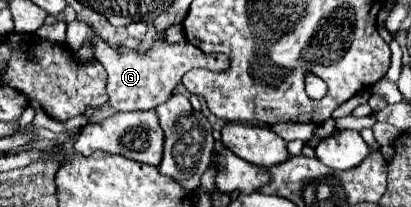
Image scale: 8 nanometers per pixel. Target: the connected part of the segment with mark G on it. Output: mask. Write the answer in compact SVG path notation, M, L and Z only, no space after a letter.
M71 21L67 27L67 43L77 51L81 43L93 41L95 43L95 57L103 63L109 79L107 79L107 95L109 101L107 105L113 107L115 111L147 111L155 109L159 103L167 101L179 83L179 79L195 67L207 67L207 69L217 69L215 67L215 55L207 55L198 47L195 47L188 41L181 41L175 44L159 43L153 49L145 53L129 51L121 55L119 51L112 49L108 43L105 43L97 33L91 31L91 27L83 21Z

